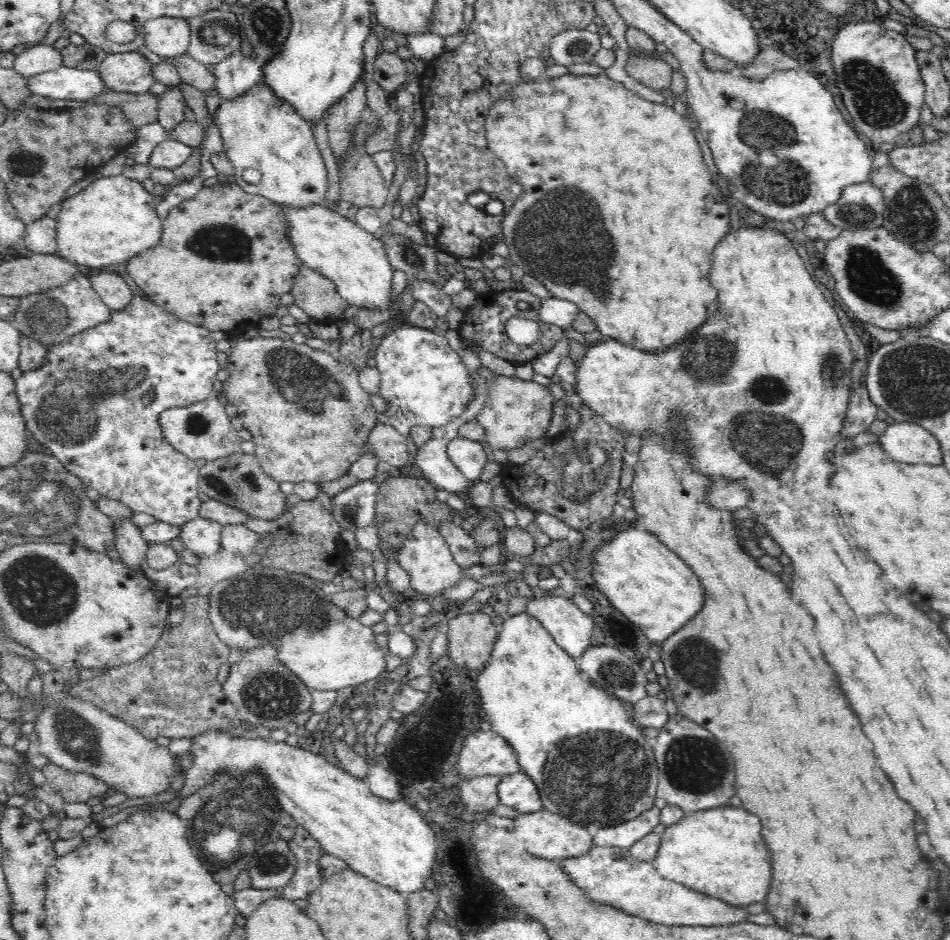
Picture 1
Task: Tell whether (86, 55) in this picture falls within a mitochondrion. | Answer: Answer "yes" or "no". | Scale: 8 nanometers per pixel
yes

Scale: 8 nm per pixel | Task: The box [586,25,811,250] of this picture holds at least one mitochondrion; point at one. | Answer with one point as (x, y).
(758, 126)

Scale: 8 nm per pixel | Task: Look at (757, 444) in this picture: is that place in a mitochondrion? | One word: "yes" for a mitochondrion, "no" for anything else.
yes

